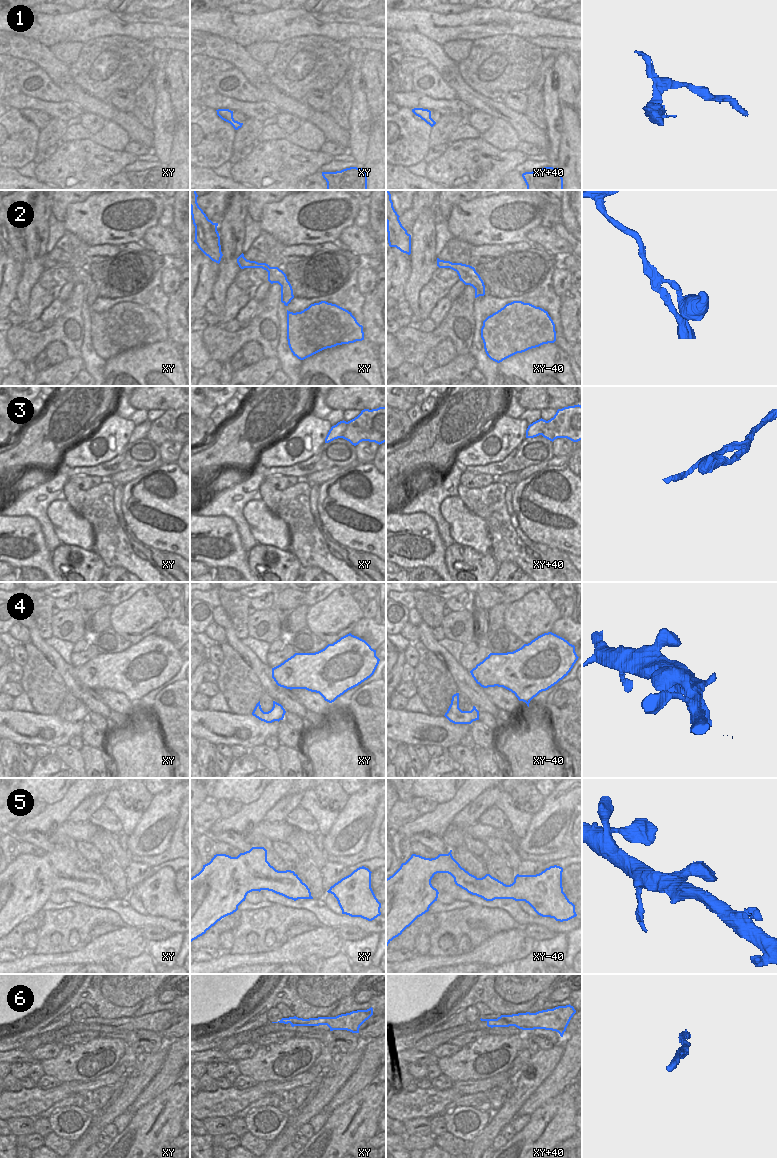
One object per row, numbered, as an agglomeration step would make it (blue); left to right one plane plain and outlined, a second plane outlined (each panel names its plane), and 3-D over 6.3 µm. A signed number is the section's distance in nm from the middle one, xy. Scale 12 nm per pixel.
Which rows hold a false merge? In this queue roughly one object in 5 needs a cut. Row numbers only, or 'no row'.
no row

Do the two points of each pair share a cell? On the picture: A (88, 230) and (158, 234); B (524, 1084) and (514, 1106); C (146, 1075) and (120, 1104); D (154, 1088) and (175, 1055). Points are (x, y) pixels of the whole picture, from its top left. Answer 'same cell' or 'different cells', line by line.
A: different cells
B: same cell
C: same cell
D: same cell

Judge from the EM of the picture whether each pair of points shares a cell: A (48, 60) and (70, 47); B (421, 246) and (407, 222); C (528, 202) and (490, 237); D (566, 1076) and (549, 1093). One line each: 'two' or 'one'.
A: two
B: two
C: one
D: one

